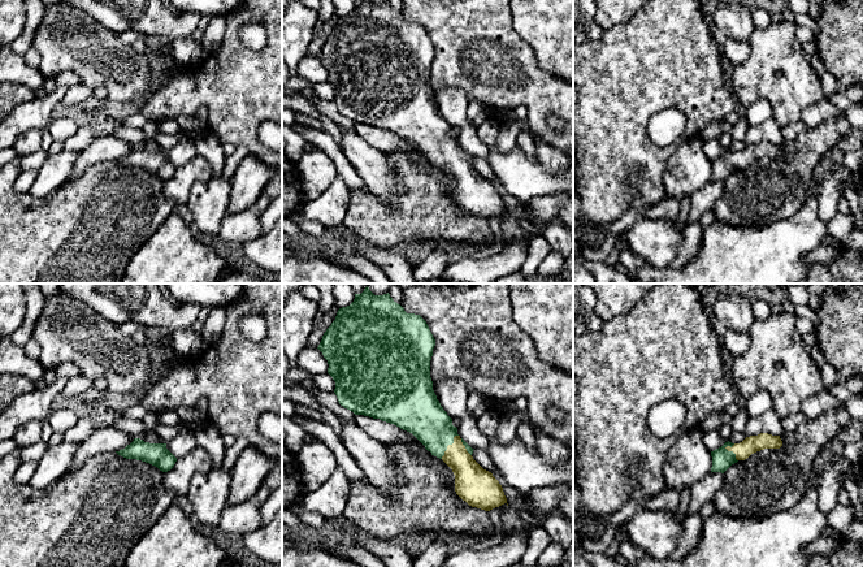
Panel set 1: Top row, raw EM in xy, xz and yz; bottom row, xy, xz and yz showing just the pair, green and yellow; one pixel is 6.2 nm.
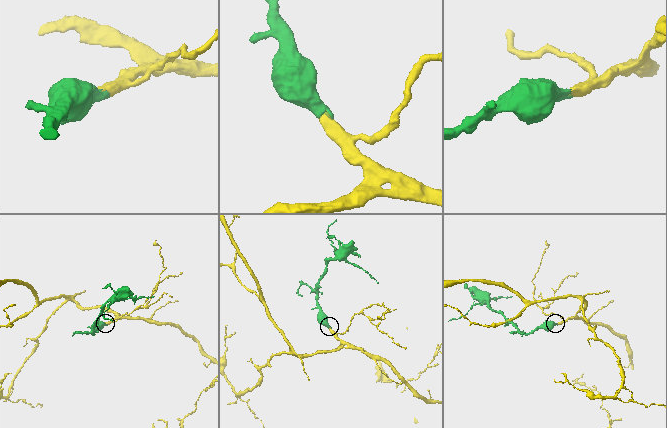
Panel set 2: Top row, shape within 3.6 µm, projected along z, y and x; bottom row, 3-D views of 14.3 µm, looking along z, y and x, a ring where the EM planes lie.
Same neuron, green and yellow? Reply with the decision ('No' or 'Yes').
Yes

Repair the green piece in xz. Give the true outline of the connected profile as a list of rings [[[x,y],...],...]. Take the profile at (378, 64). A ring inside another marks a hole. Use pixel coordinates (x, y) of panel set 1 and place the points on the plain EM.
[[[363,0],[361,3],[355,3],[354,10],[347,14],[338,18],[335,29],[331,31],[331,34],[326,38],[326,40],[322,44],[322,48],[318,53],[318,59],[322,61],[324,66],[328,69],[329,77],[328,82],[333,86],[335,90],[335,98],[334,101],[338,107],[338,111],[344,117],[352,120],[355,124],[364,124],[373,127],[380,127],[382,130],[394,133],[399,135],[403,139],[407,139],[412,142],[424,155],[428,160],[432,161],[432,164],[442,168],[454,181],[455,183],[455,200],[456,203],[465,209],[469,215],[477,216],[485,220],[490,220],[495,216],[499,216],[504,212],[507,212],[507,207],[504,204],[503,196],[499,192],[499,190],[493,185],[491,181],[483,178],[472,165],[473,159],[459,143],[457,137],[452,134],[452,127],[447,124],[447,121],[441,114],[439,109],[437,108],[437,104],[433,99],[433,90],[430,86],[430,69],[433,65],[433,57],[435,55],[435,48],[426,33],[426,30],[420,25],[415,22],[407,22],[404,17],[393,9],[390,3],[383,4],[374,4],[372,0]]]

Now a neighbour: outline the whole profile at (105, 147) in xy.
[[[99,135],[87,147],[78,151],[69,181],[79,177],[87,168],[108,160],[120,160],[134,147],[114,135]]]

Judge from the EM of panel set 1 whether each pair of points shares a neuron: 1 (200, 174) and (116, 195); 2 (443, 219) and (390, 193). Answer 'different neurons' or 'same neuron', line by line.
1: different neurons
2: different neurons

